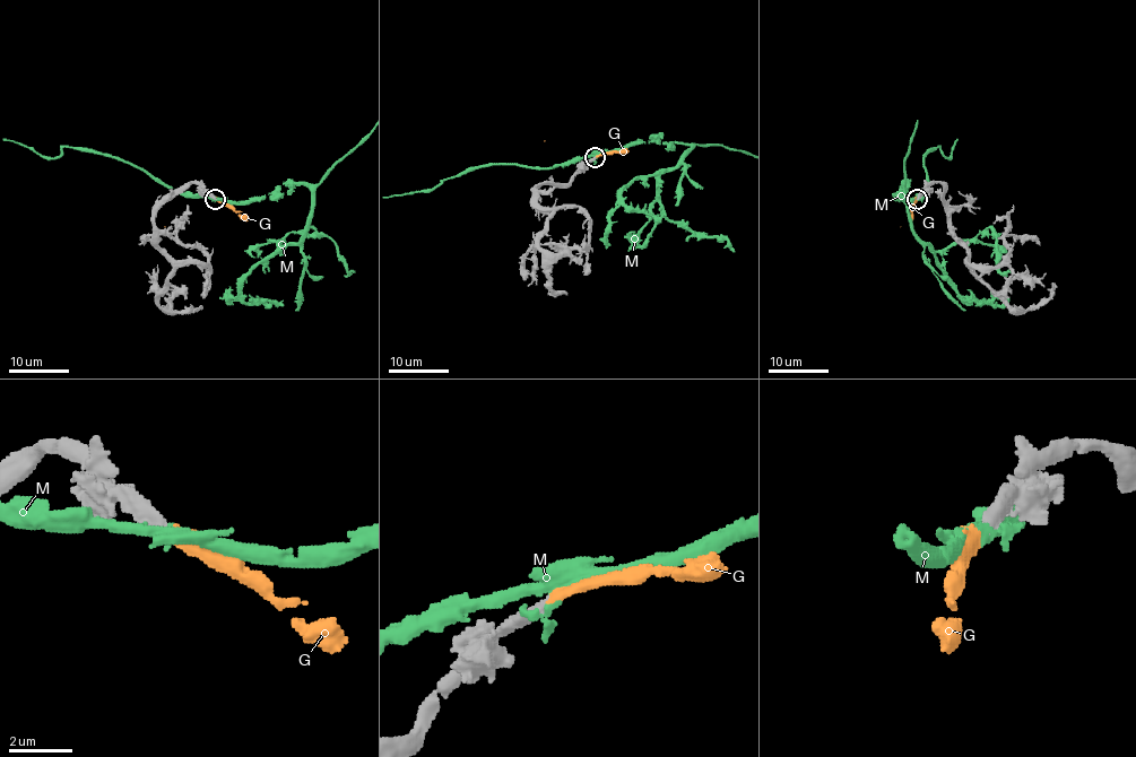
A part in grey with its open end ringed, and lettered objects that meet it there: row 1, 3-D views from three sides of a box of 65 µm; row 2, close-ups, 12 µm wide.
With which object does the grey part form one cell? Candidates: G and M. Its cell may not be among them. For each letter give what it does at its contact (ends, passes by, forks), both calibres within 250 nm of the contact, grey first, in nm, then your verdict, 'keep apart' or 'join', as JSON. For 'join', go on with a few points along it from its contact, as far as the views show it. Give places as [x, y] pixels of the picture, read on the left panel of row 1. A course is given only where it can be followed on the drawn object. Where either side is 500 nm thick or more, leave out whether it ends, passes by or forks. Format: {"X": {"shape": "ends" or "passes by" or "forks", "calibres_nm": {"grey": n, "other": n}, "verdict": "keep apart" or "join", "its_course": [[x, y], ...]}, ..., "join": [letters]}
{"G": {"shape": "ends", "calibres_nm": {"grey": 440, "other": 380}, "verdict": "join", "its_course": [[216, 198], [164, 227]]}, "M": {"calibres_nm": {"grey": 550, "other": 400}, "verdict": "keep apart"}, "join": ["G"]}

